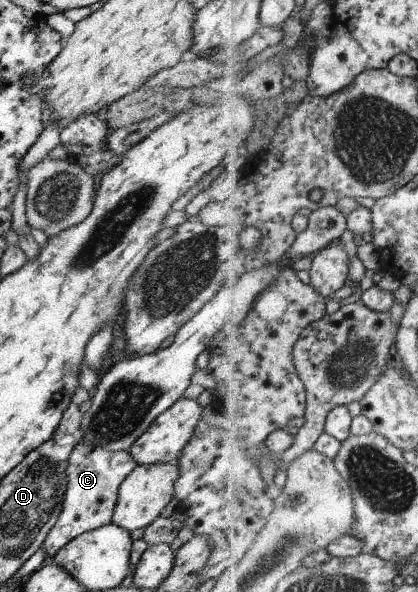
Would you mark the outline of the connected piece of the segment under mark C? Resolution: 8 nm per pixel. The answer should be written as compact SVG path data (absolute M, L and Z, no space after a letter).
M83 442L75 444L66 463L66 491L61 511L42 541L42 550L47 560L74 537L111 522L119 484L136 464L128 451L110 452L98 446L92 448Z

